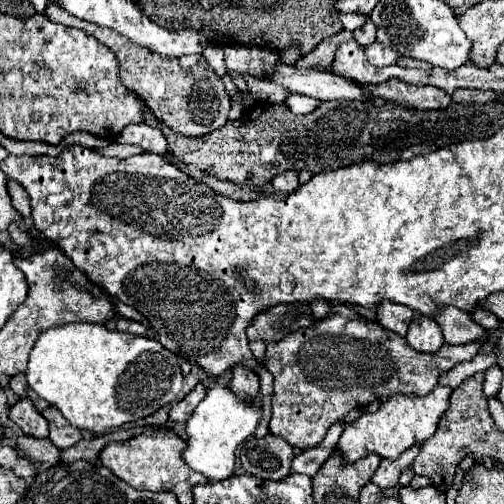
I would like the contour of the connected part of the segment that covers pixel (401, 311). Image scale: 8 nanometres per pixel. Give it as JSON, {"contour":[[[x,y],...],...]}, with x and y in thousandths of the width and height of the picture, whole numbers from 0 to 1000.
{"contour":[[[758,597],[758,605],[750,605],[742,617],[746,617],[750,641],[758,649],[766,649],[782,661],[794,661],[798,669],[806,665],[806,653],[821,629],[817,613],[806,613],[802,605],[790,605],[778,597]]]}

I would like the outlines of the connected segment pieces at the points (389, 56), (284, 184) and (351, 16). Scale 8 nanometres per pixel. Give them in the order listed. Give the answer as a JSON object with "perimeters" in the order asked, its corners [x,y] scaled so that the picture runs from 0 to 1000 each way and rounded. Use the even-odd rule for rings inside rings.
{"perimeters":[[[[742,81],[734,93],[722,93],[722,105],[730,113],[730,121],[746,133],[762,133],[762,129],[778,129],[786,125],[786,117],[794,113],[778,93],[770,89],[758,89],[750,81]]],[[[556,343],[540,355],[540,371],[544,379],[556,379],[556,383],[579,383],[591,375],[591,347],[587,343]]],[[[675,26],[675,42],[683,50],[683,58],[690,62],[702,62],[710,58],[710,50],[726,46],[734,34],[718,34],[718,26]]]]}

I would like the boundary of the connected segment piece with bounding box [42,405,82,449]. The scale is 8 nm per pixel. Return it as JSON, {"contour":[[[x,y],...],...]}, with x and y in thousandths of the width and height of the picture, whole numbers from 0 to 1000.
{"contour":[[[103,804],[91,808],[91,812],[83,815],[83,823],[87,823],[91,835],[99,839],[99,863],[95,863],[95,871],[99,871],[115,891],[135,891],[135,887],[151,883],[151,879],[163,871],[159,851],[143,847],[111,808],[103,808]]]}

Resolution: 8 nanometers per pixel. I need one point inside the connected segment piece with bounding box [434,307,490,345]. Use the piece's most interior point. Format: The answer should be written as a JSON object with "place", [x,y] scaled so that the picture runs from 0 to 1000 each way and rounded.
{"place":[909,649]}

